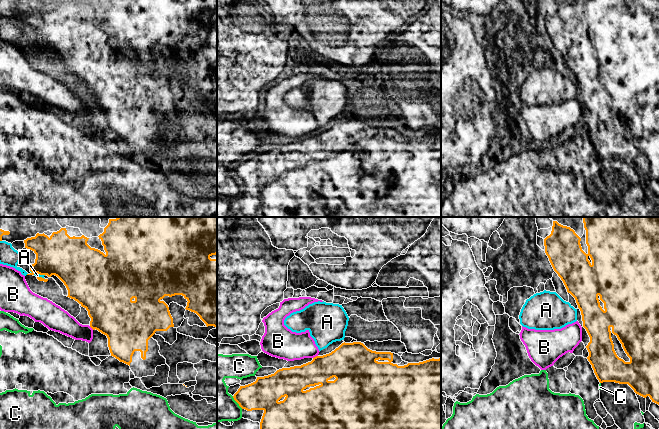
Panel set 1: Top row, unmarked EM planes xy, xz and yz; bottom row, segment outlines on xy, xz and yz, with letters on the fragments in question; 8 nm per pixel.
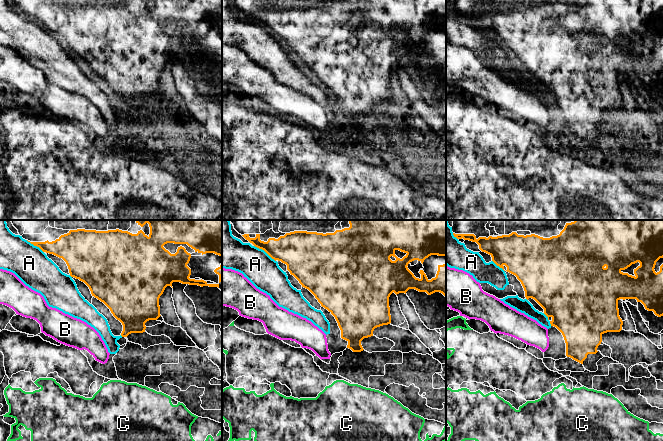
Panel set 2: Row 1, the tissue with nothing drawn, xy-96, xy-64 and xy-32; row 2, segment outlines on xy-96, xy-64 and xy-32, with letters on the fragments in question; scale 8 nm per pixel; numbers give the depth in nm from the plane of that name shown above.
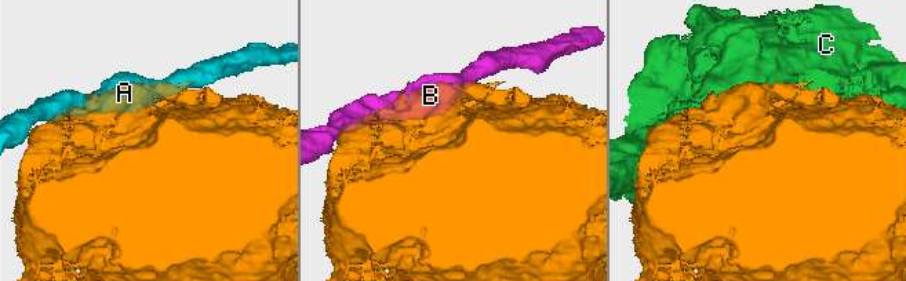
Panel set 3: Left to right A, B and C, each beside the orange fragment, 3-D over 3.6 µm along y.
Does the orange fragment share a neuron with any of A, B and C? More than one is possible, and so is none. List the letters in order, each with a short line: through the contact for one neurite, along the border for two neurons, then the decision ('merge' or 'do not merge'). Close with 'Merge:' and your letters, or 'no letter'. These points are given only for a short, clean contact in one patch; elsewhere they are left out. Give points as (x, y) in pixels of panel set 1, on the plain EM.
A: do not merge
B: do not merge
C: do not merge
Merge: no letter

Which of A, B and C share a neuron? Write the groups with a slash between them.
A / B / C

